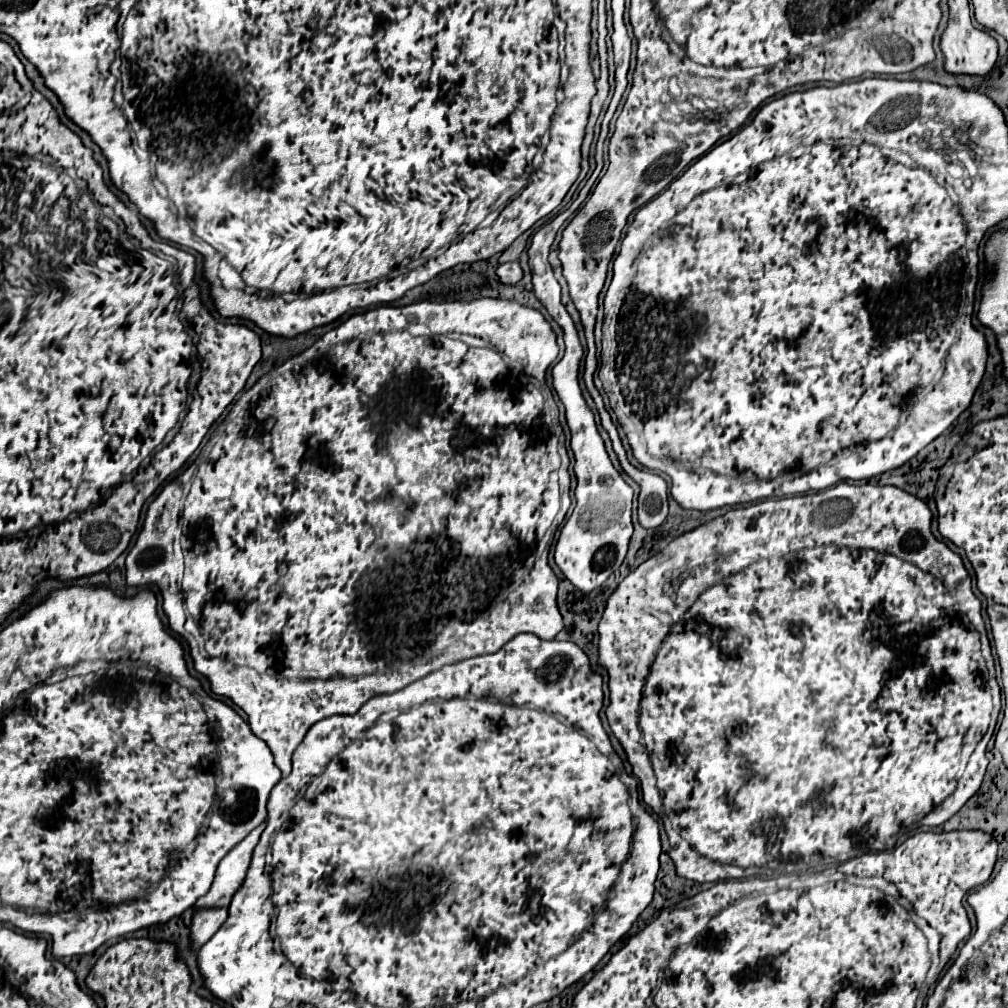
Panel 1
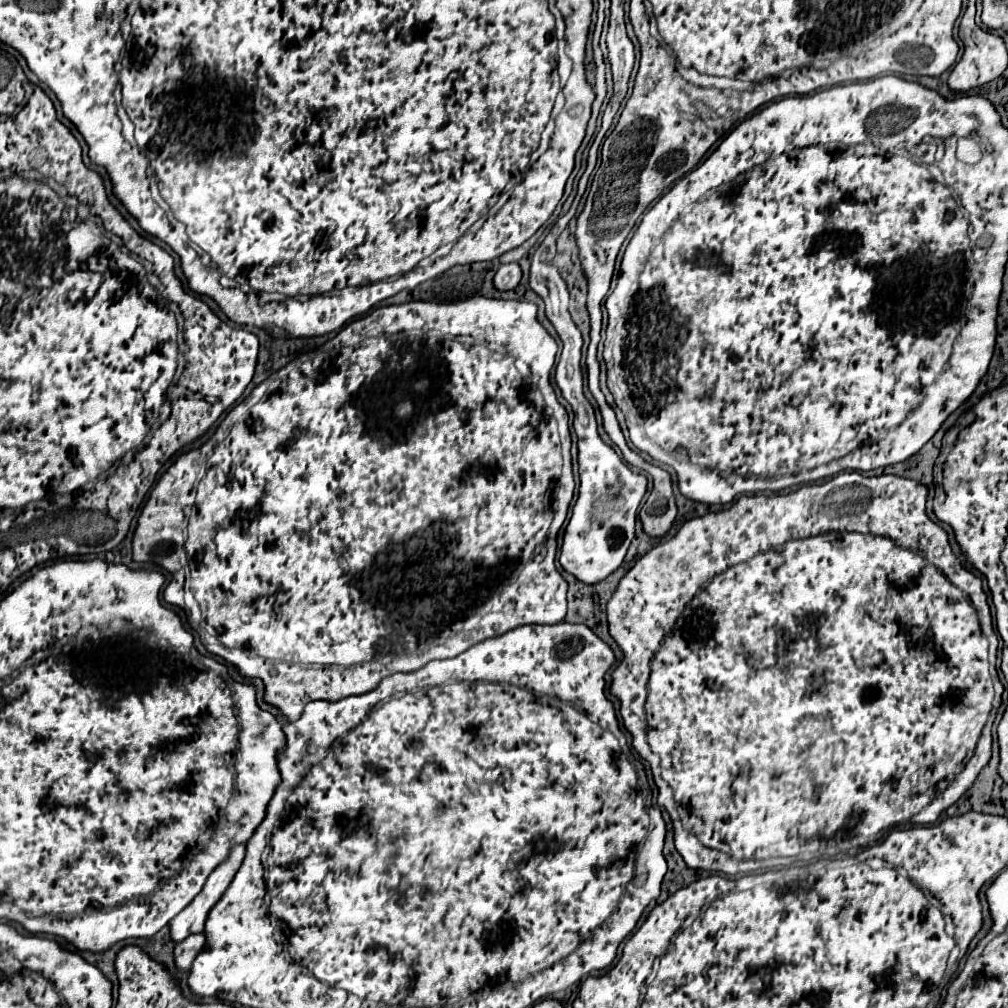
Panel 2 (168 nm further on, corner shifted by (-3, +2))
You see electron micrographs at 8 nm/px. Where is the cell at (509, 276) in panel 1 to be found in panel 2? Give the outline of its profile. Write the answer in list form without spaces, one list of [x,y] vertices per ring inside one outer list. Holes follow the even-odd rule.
[[[505,264],[497,270],[495,278],[493,278],[493,284],[497,290],[511,290],[519,284],[521,280],[521,268],[519,264]]]

